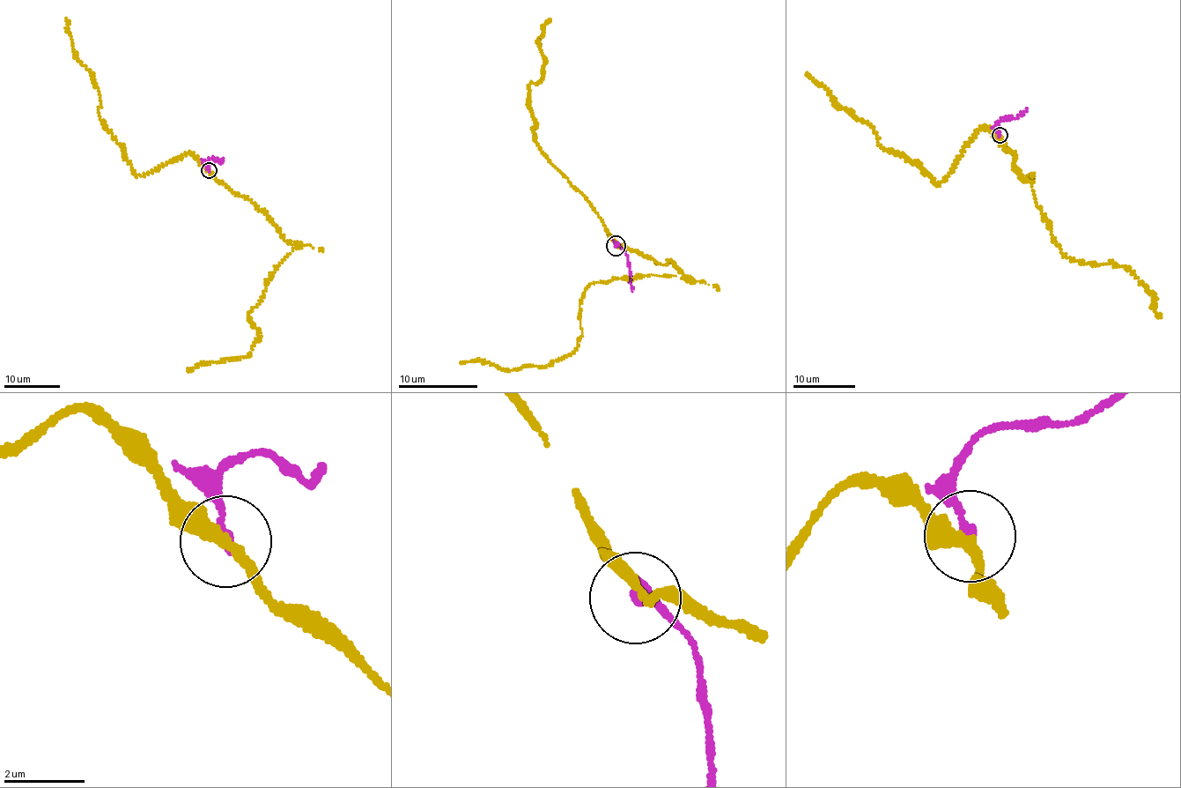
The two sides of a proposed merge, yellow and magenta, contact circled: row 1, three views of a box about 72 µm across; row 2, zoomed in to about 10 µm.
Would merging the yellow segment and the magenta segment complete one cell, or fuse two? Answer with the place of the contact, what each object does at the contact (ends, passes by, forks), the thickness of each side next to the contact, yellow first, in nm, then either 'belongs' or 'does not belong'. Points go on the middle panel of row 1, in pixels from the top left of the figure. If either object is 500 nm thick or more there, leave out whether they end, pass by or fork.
(616, 246) | yellow passes by | magenta ends | 280/240 nm | does not belong

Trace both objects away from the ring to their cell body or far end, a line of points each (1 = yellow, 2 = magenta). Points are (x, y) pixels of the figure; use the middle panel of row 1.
1: (616, 244), (669, 259), (685, 277), (589, 285), (577, 348), (548, 365), (460, 362)
2: (616, 246), (620, 246), (625, 253), (632, 292)

